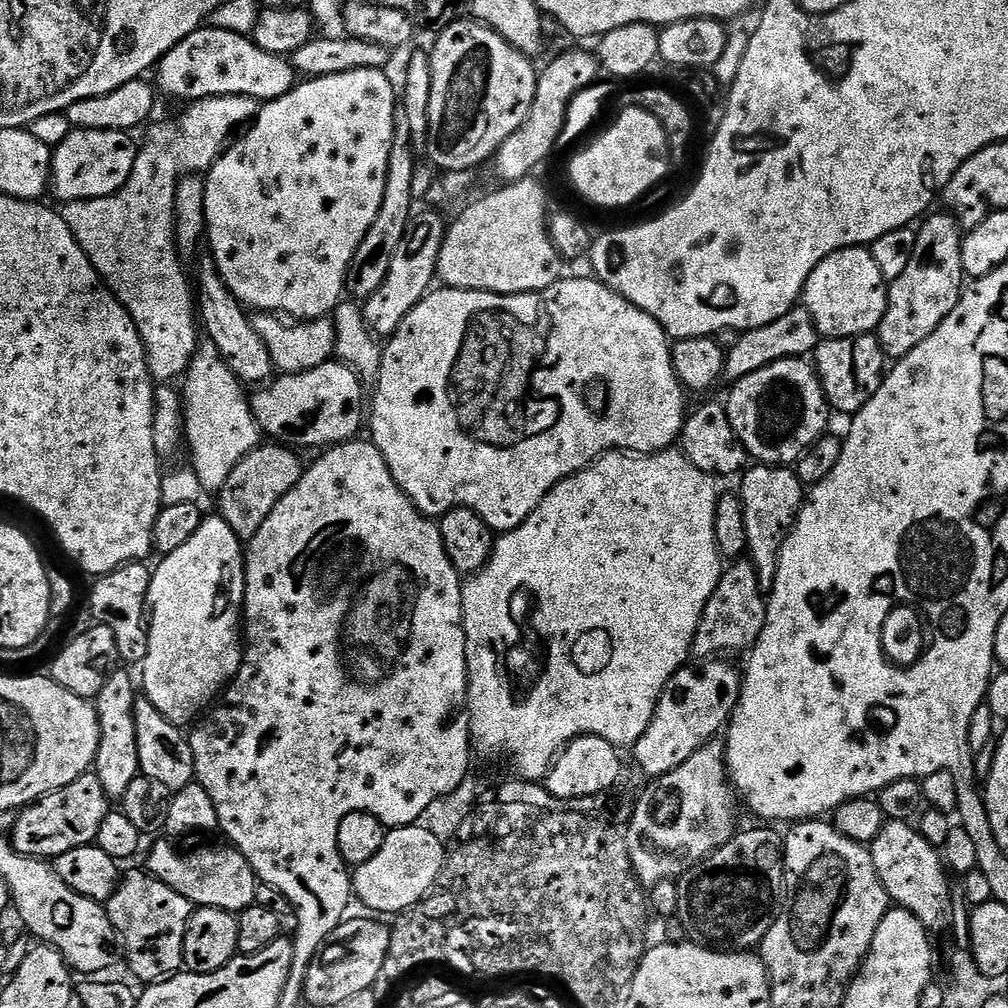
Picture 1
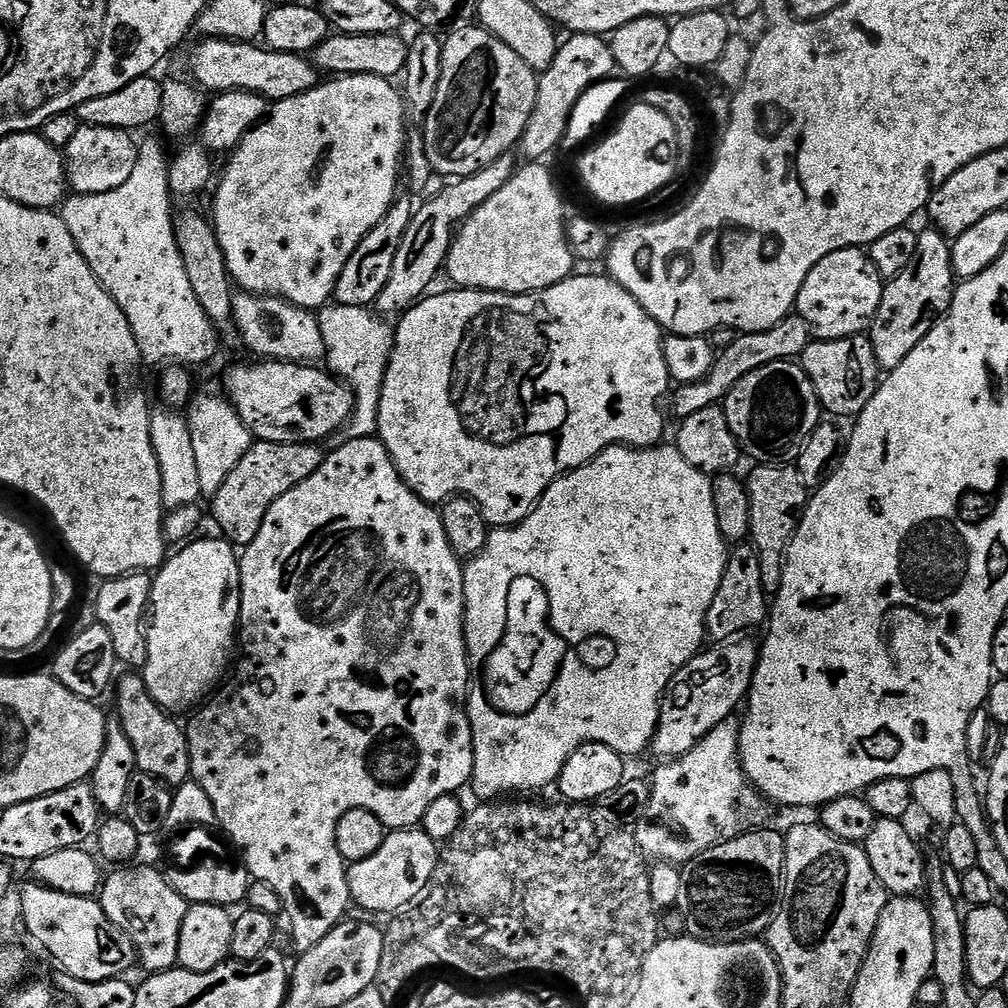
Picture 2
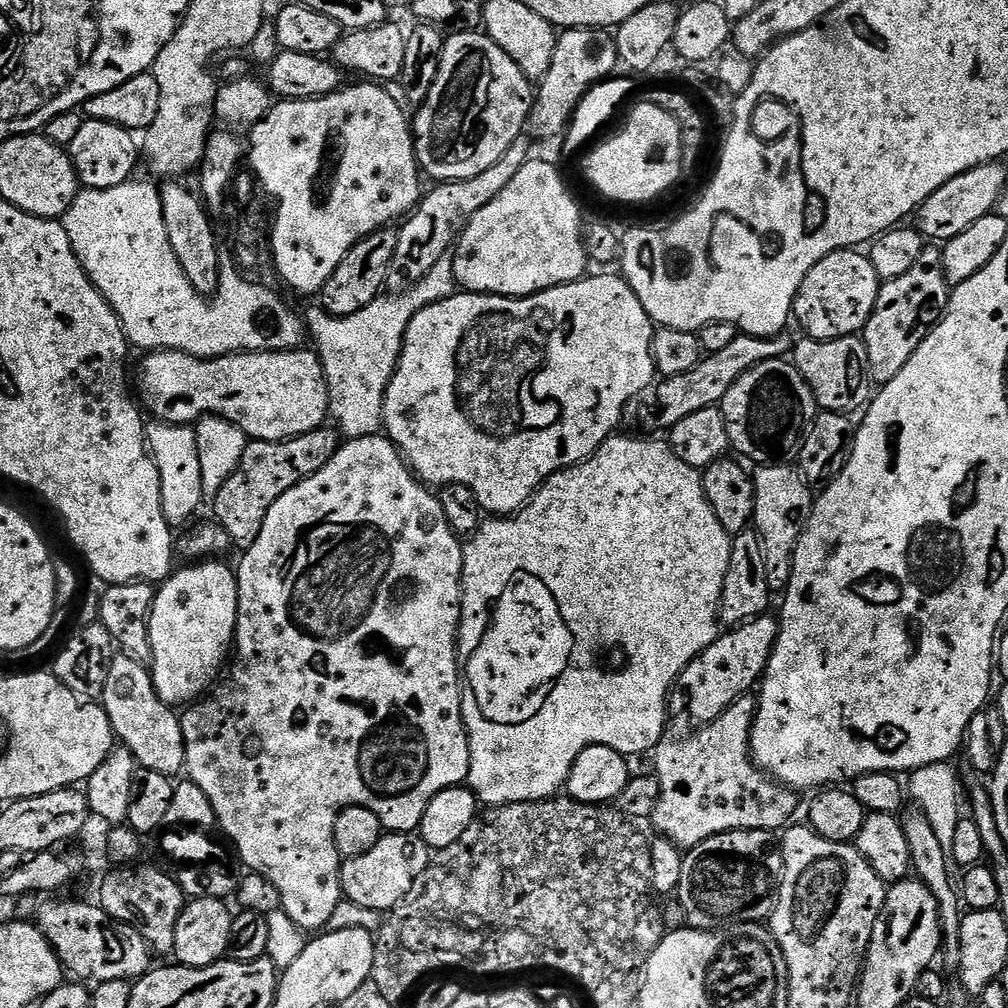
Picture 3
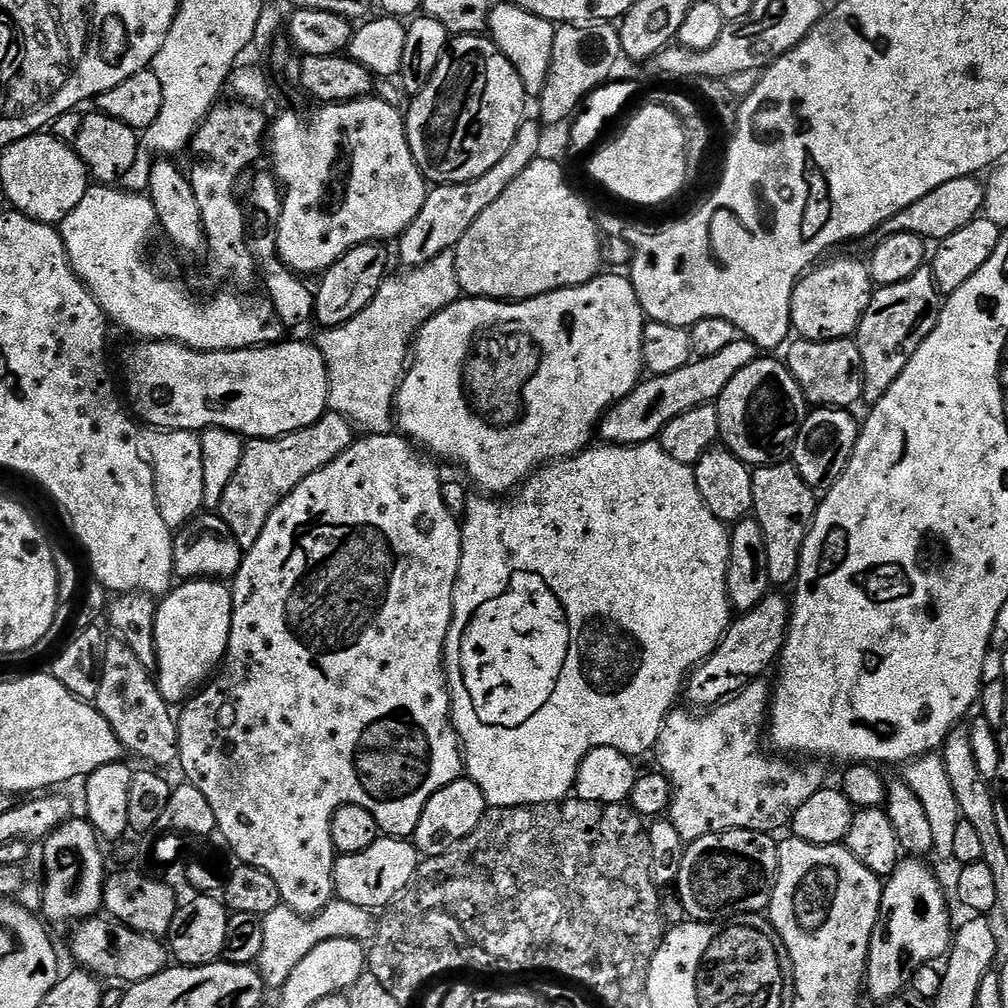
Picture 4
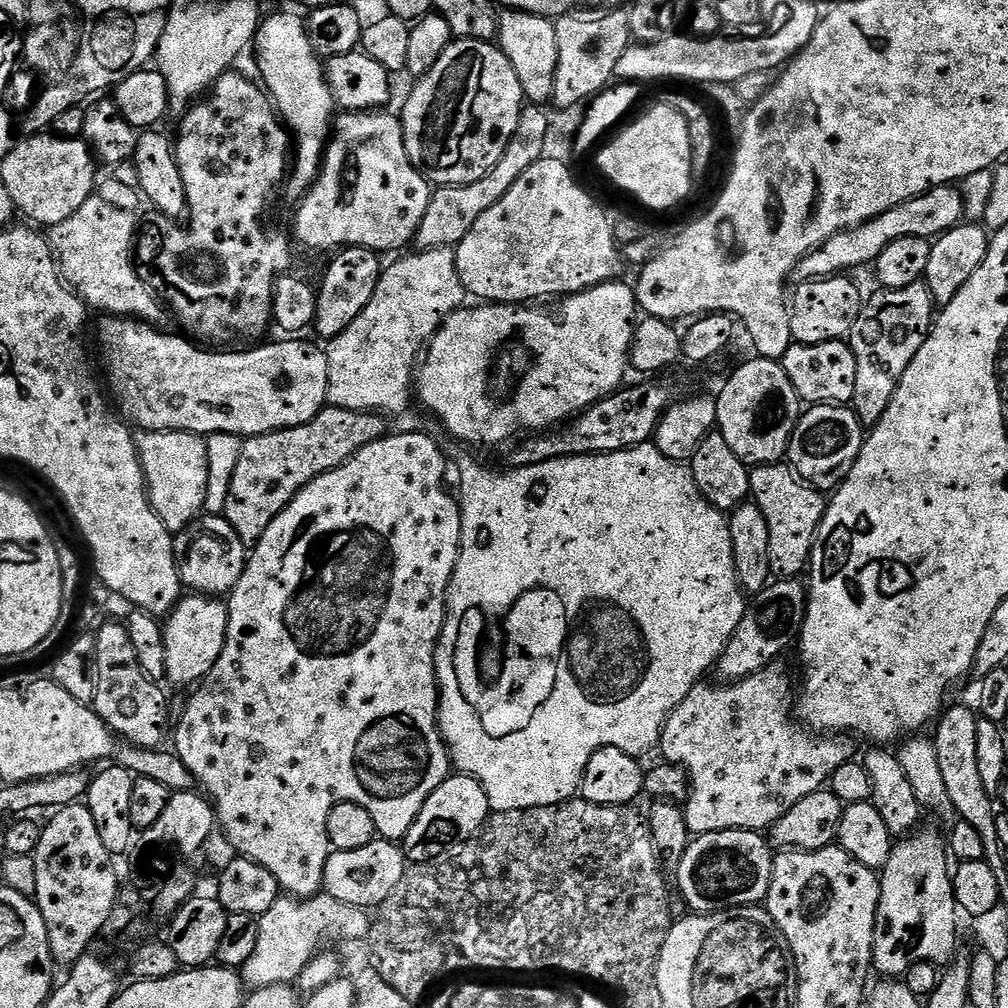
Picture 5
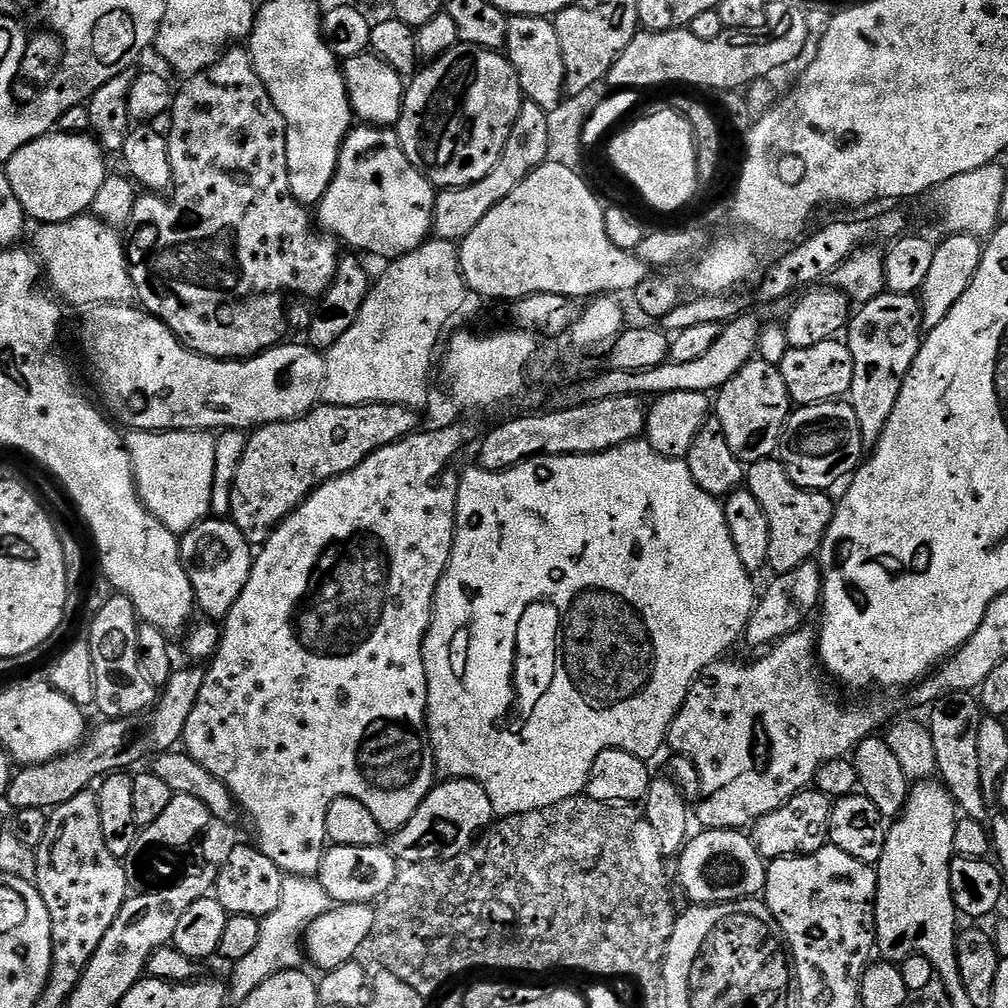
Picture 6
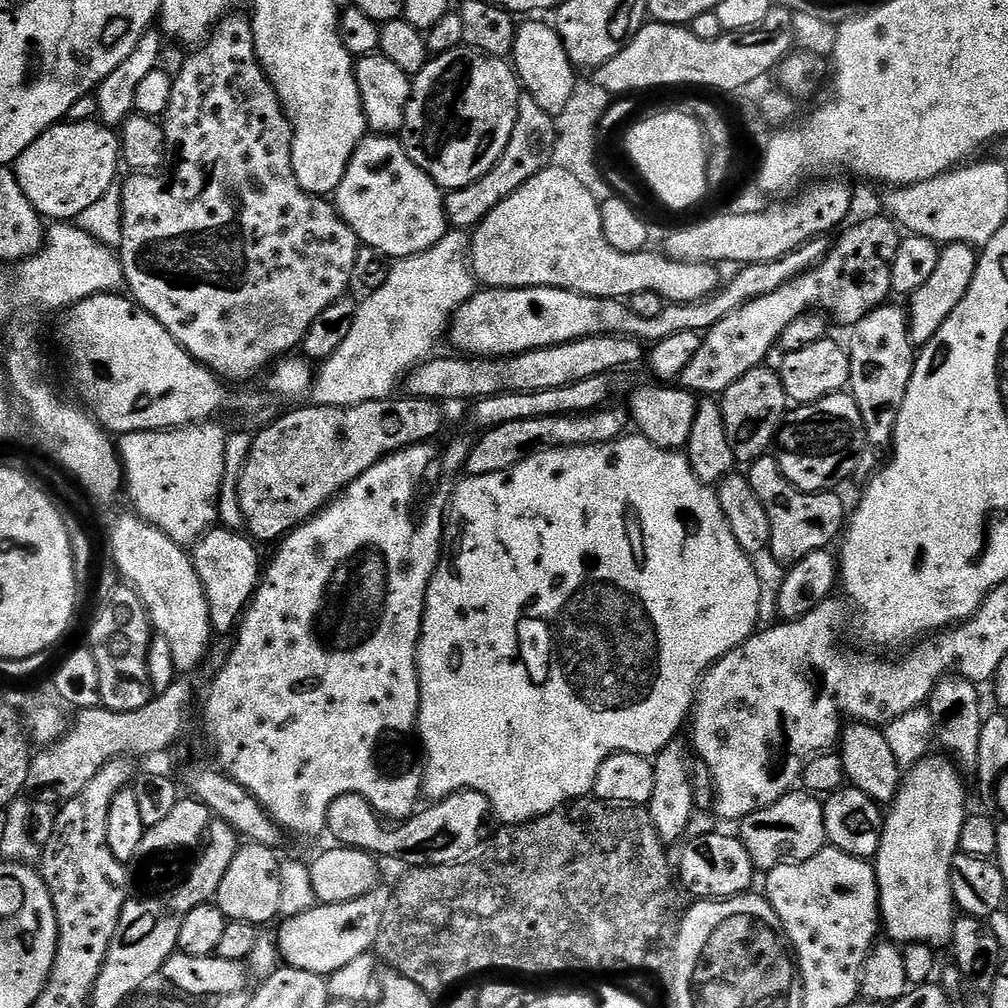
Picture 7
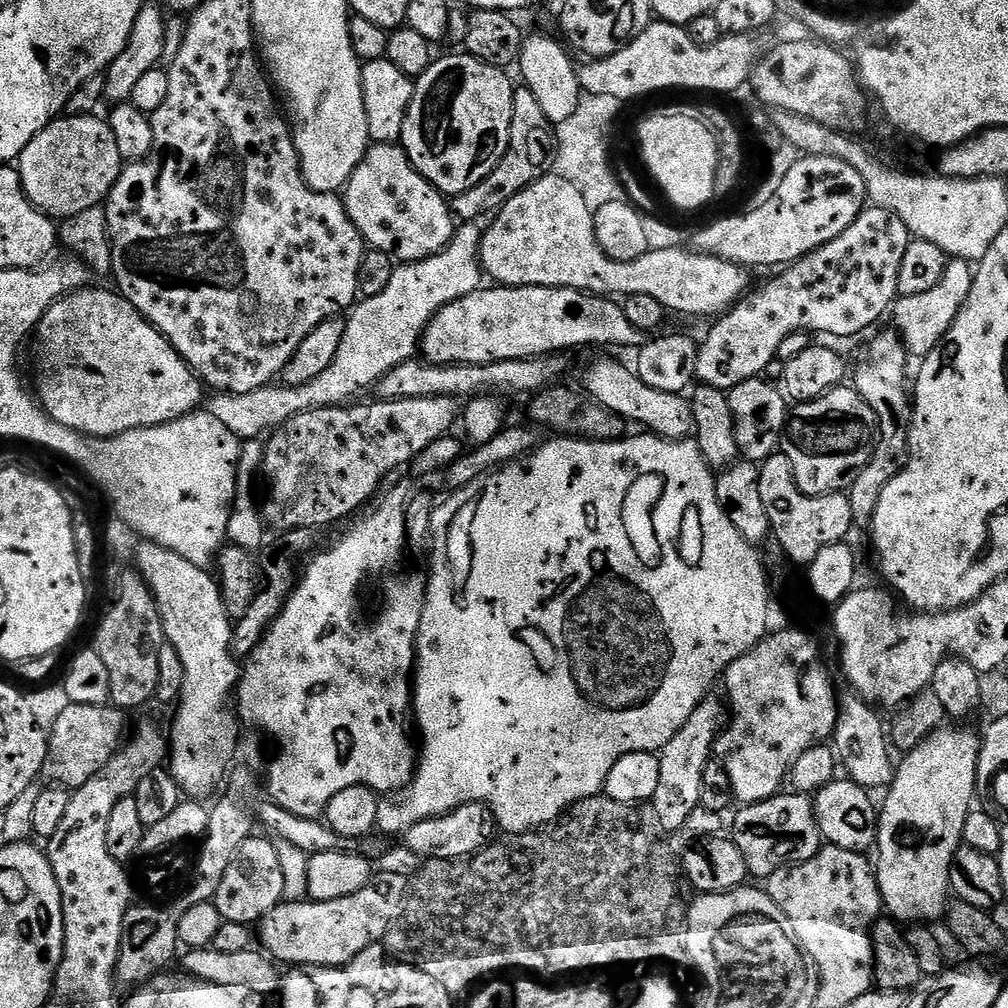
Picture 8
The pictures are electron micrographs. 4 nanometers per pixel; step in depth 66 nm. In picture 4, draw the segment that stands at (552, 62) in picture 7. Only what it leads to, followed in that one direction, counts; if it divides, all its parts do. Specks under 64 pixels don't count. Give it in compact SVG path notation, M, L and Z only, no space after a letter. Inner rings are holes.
M511 2L493 3L492 13L488 19L487 35L506 54L510 66L518 70L518 78L522 78L522 86L529 97L539 98L546 86L546 78L550 74L550 62L554 54L554 34L557 25L546 18L538 18L538 14L530 14Z

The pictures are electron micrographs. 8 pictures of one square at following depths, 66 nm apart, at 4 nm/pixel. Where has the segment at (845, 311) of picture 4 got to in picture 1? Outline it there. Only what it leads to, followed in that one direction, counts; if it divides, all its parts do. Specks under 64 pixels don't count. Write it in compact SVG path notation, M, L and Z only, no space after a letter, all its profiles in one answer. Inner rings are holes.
M867 247L843 248L814 266L810 278L806 278L802 307L810 310L810 318L825 340L867 336L875 333L886 314L888 286Z

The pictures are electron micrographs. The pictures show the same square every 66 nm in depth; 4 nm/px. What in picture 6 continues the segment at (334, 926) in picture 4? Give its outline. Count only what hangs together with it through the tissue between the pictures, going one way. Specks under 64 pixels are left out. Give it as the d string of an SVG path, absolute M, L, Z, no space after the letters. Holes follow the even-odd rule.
M285 875L282 882L282 897L278 910L260 921L258 944L246 957L233 963L232 976L228 981L226 1000L229 1005L239 1006L266 979L274 974L297 971L304 962L303 930L329 911L334 902L322 889L319 879Z

